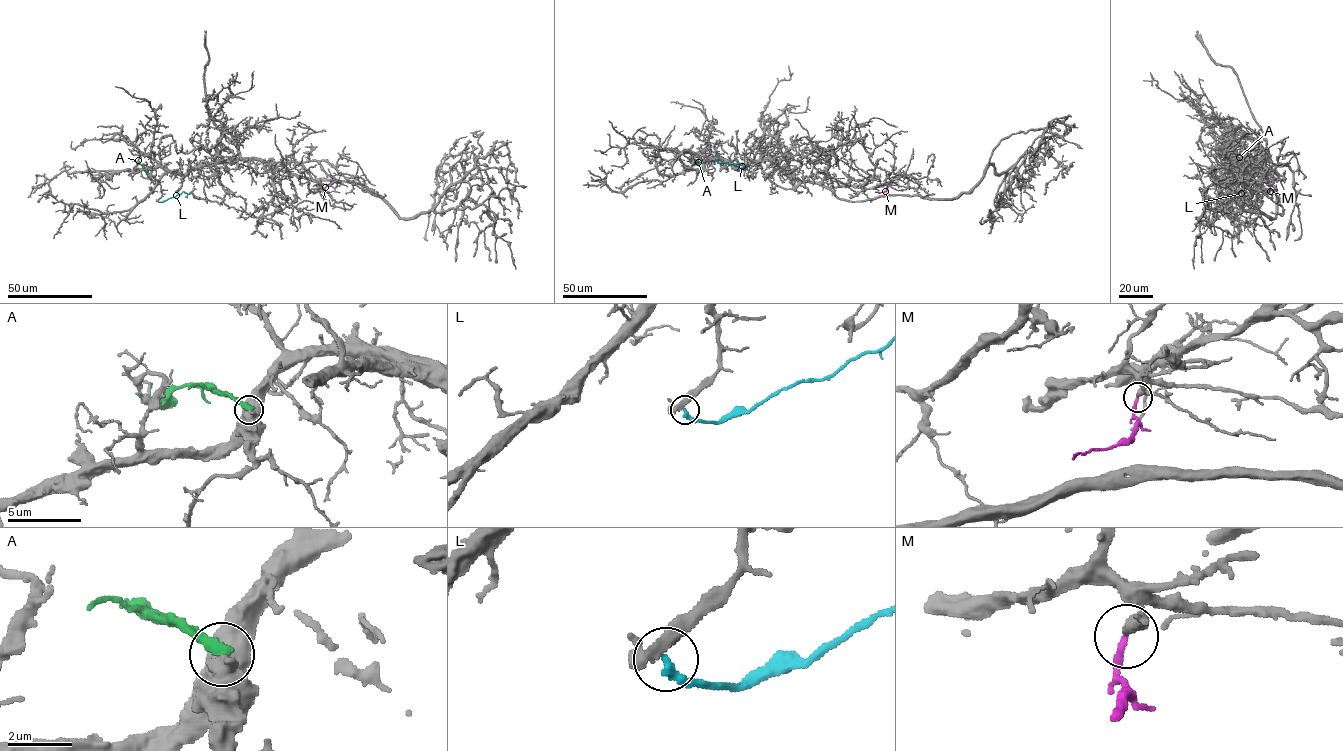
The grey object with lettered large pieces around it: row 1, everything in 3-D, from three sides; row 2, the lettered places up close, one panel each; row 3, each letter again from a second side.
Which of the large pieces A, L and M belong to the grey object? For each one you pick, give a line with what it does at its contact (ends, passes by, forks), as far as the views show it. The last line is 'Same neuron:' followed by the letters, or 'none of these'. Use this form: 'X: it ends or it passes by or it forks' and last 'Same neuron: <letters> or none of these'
M: it ends
Same neuron: M

